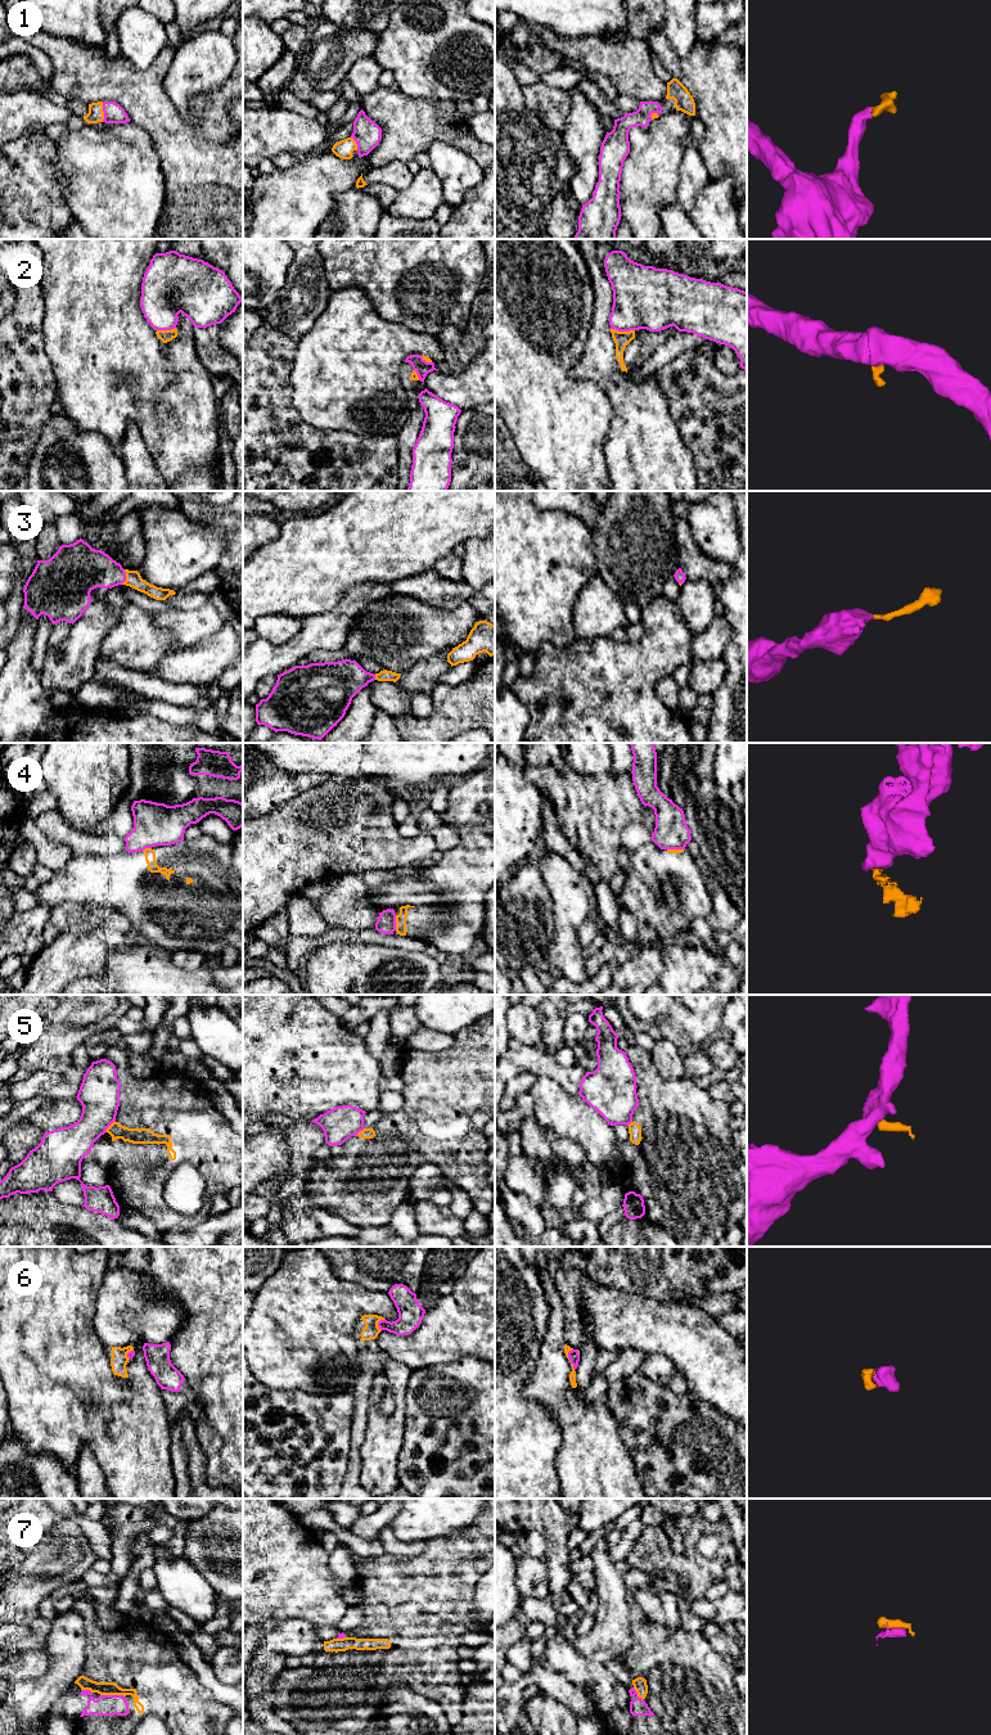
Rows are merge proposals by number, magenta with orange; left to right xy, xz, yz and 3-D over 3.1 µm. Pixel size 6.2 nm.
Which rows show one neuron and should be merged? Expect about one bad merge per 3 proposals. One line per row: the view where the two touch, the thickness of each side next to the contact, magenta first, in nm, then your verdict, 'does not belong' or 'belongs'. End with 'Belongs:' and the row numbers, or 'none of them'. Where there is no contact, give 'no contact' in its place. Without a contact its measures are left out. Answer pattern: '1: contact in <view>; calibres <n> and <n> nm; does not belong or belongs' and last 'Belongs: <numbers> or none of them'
1: contact in xy; calibres 130 and 100 nm; belongs
2: contact in yz; calibres 400 and 100 nm; does not belong
3: contact in xy; calibres 260 and 100 nm; belongs
4: contact in xz; calibres 120 and 60 nm; does not belong
5: contact in xy; calibres 260 and 100 nm; does not belong
6: contact in xz; calibres 160 and 100 nm; belongs
7: contact in xy; calibres 130 and 80 nm; belongs
Belongs: 1, 3, 6, 7

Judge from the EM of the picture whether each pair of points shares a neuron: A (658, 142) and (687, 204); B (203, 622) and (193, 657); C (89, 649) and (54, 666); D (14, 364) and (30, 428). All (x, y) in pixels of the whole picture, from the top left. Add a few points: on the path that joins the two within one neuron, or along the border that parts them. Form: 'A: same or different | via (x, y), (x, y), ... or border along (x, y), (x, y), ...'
A: different | border along (684, 156), (680, 163), (680, 180), (675, 199)
B: different | border along (224, 625), (216, 632), (181, 648)
C: same | via (80, 652), (63, 666)
D: same | via (16, 379), (19, 384), (19, 413)

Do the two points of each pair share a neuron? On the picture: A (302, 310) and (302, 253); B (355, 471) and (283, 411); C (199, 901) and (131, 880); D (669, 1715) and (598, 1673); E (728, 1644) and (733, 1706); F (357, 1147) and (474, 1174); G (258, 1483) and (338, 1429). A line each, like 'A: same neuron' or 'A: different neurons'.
A: same neuron
B: same neuron
C: same neuron
D: different neurons
E: different neurons
F: same neuron
G: same neuron

